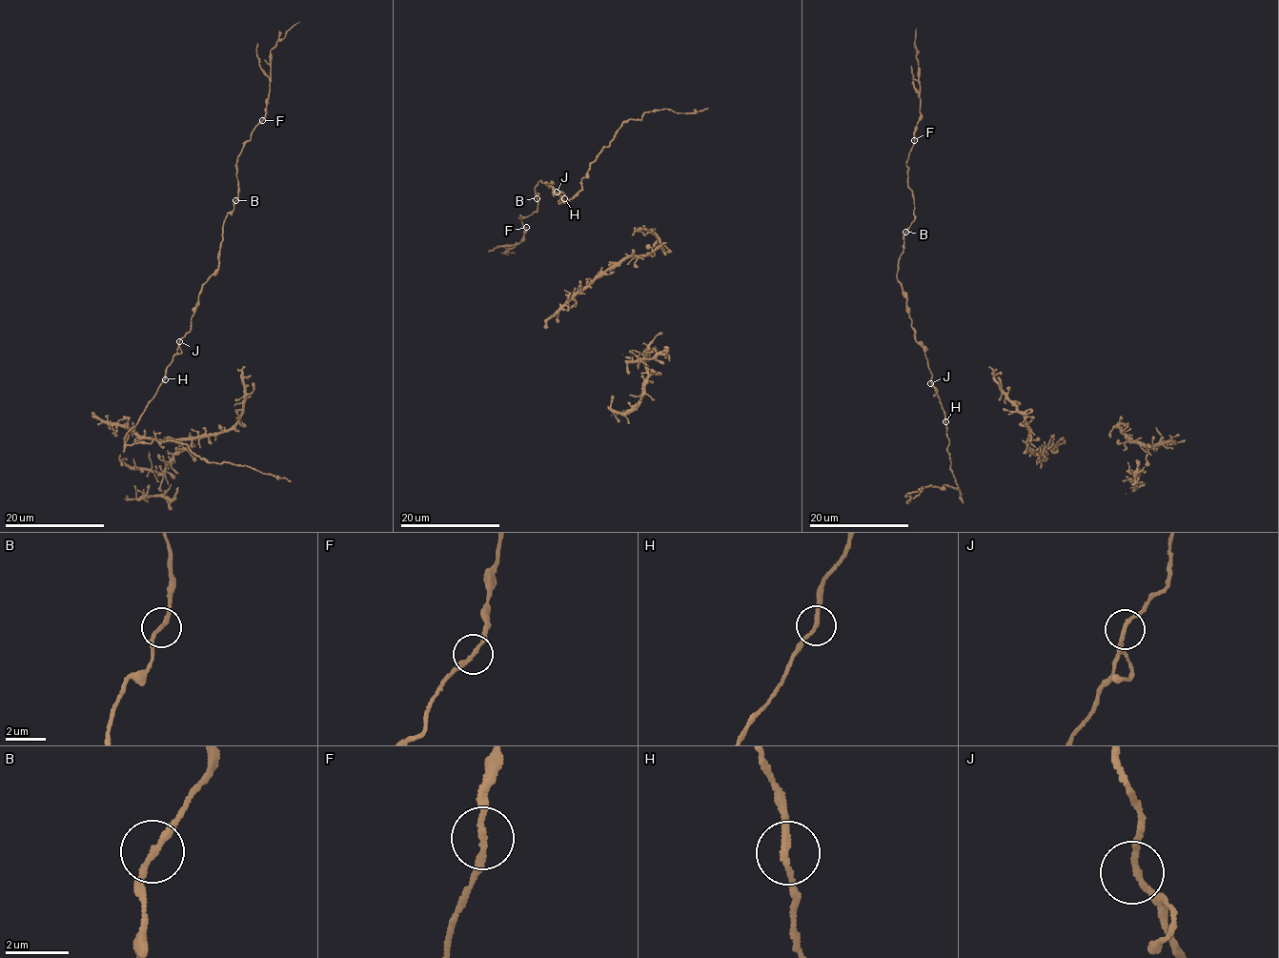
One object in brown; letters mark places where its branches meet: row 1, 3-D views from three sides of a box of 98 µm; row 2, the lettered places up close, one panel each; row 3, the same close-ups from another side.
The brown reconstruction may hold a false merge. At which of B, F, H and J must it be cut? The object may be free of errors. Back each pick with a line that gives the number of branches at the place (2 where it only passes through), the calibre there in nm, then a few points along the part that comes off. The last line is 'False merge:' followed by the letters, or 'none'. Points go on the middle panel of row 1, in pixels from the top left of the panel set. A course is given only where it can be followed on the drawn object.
F: Branches: 2. Thickness 180 nm. Course of the part to remove: (526, 228), (522, 239), (503, 253), (515, 253)
False merge: F

